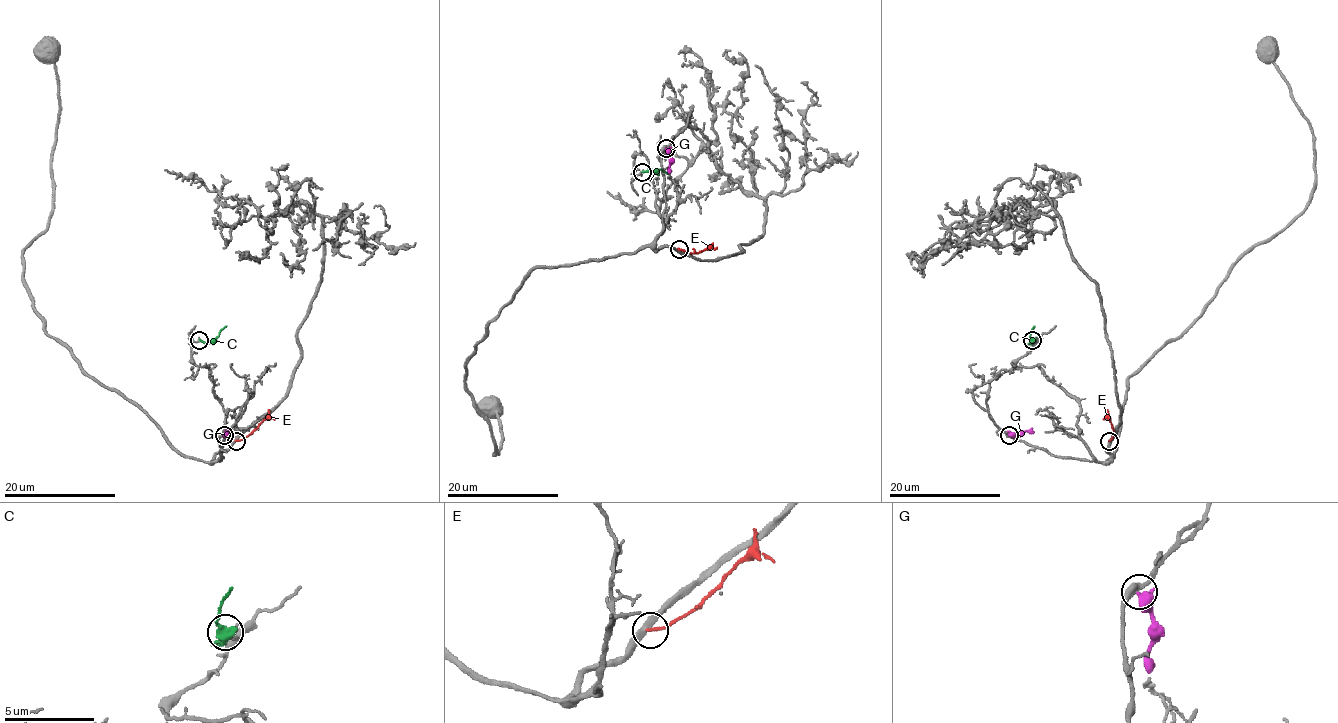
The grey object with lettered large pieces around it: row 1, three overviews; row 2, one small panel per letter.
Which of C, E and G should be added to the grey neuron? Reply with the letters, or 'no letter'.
no letter

